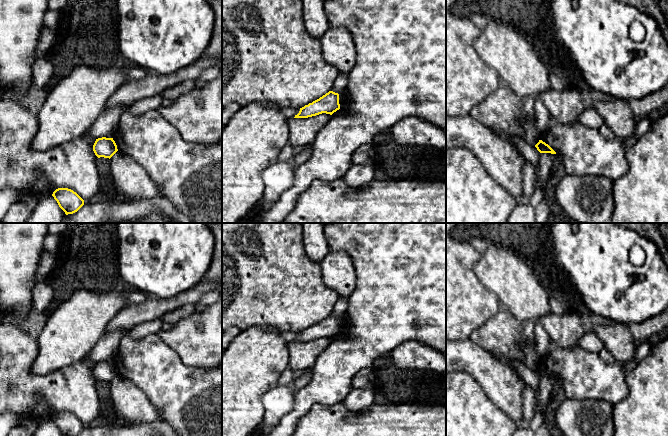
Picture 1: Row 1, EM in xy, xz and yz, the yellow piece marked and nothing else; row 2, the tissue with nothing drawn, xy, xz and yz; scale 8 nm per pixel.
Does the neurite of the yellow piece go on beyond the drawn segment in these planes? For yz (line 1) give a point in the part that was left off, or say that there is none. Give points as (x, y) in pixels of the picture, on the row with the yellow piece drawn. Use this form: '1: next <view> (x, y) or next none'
1: next none

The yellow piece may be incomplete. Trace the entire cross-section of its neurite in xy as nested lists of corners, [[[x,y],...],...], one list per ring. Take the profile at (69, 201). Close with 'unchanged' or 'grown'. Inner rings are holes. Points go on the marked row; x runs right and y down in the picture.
[[[58,188],[52,196],[66,215],[77,212],[84,205],[84,200],[68,188]]] | unchanged

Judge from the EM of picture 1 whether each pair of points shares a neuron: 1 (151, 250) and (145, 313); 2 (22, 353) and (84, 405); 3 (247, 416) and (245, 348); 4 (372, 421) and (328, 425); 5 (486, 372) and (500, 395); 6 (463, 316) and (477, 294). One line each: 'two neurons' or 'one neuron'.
1: two neurons
2: one neuron
3: one neuron
4: one neuron
5: one neuron
6: one neuron

